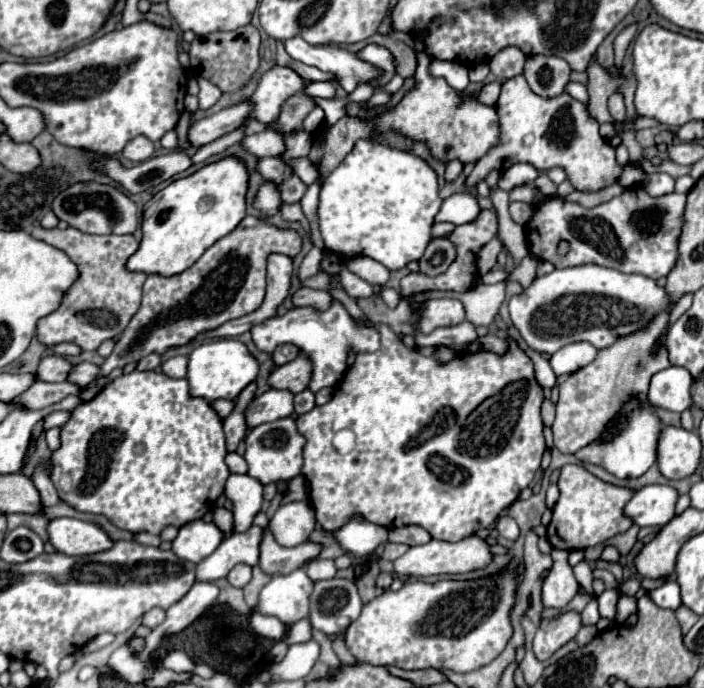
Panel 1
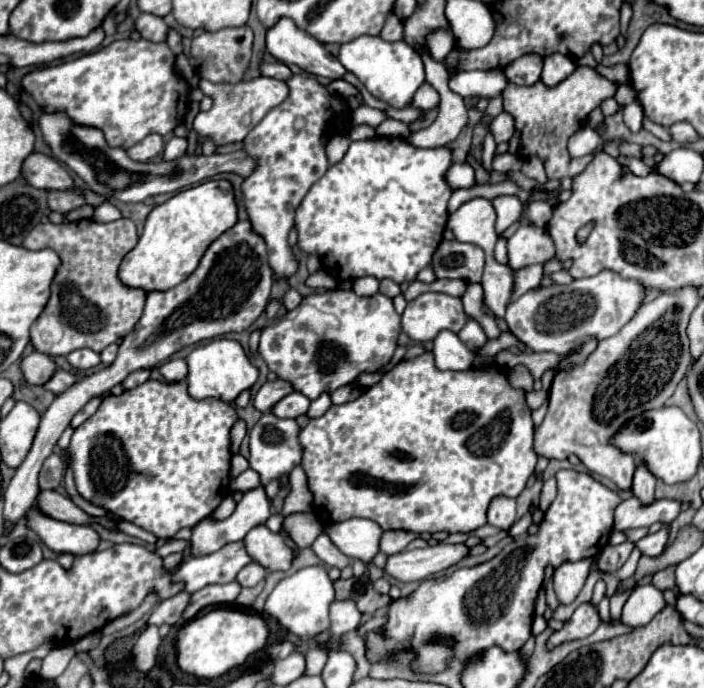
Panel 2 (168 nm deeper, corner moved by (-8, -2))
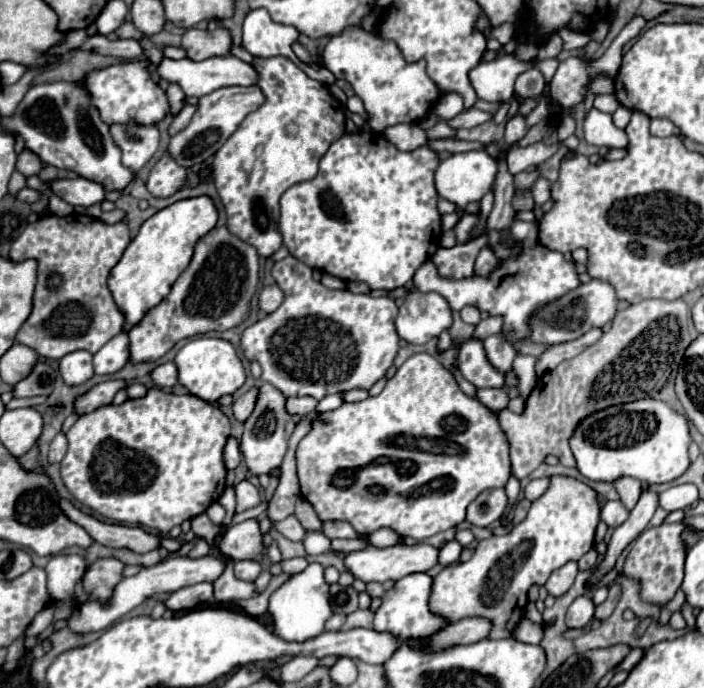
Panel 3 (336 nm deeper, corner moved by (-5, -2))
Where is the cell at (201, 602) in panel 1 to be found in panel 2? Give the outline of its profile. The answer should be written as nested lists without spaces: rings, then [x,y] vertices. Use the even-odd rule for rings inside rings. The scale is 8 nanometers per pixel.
[[[236,581],[226,583],[226,585],[208,585],[208,587],[190,595],[190,603],[184,609],[182,619],[190,621],[190,619],[196,617],[196,613],[200,609],[204,609],[208,605],[214,605],[214,603],[234,603],[238,593],[240,593],[240,585]]]

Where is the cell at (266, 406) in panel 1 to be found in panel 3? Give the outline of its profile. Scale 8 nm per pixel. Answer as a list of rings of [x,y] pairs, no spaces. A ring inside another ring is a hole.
[[[289,397],[287,399],[287,413],[291,413],[291,415],[307,415],[307,413],[311,413],[311,411],[315,411],[315,407],[317,407],[317,399],[313,399],[313,397]]]

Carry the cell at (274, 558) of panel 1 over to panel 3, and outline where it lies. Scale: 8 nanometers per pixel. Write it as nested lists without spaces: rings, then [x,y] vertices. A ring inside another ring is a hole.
[[[247,519],[217,535],[217,547],[221,549],[221,553],[233,557],[235,561],[261,557],[265,547],[257,519]]]

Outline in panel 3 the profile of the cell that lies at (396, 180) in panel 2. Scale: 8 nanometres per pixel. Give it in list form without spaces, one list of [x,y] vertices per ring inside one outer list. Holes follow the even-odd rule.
[[[359,129],[339,137],[319,161],[317,177],[289,187],[281,197],[279,233],[283,245],[301,263],[321,273],[335,275],[345,281],[363,281],[371,289],[393,291],[405,287],[415,271],[429,261],[439,249],[441,215],[437,211],[437,191],[433,171],[437,155],[429,147],[403,153],[391,145],[383,133]]]

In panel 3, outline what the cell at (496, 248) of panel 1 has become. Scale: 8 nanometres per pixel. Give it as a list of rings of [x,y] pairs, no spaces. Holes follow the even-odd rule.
[[[492,335],[483,341],[483,347],[485,347],[485,355],[487,355],[489,363],[493,363],[493,367],[497,367],[497,371],[507,373],[511,369],[511,363],[517,355],[511,343],[507,343],[500,335]]]

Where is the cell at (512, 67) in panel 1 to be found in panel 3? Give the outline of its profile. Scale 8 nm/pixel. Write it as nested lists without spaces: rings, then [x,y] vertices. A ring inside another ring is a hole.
[[[529,69],[521,73],[515,81],[515,97],[517,99],[531,99],[531,97],[541,97],[545,89],[545,79],[539,69]]]

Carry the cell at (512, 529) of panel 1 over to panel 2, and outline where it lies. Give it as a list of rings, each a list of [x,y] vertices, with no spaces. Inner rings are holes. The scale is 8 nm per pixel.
[[[496,497],[488,507],[488,523],[508,531],[516,521],[516,499]]]

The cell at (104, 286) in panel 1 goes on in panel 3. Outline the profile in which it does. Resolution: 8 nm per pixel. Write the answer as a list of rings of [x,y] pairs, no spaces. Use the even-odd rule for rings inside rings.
[[[71,213],[67,217],[45,215],[25,227],[13,241],[11,261],[37,261],[37,285],[33,309],[17,331],[15,341],[31,347],[41,357],[61,359],[71,351],[85,349],[97,353],[109,339],[123,331],[123,313],[117,309],[107,287],[109,271],[119,263],[131,243],[127,223],[105,225],[89,215]]]

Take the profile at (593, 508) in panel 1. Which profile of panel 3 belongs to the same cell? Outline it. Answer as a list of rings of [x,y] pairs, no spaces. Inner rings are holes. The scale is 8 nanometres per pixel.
[[[551,477],[551,487],[531,503],[527,517],[513,525],[513,529],[507,535],[501,537],[489,537],[481,539],[477,547],[473,549],[473,555],[465,563],[455,563],[445,567],[433,581],[431,591],[431,609],[445,617],[445,619],[465,619],[465,617],[485,617],[491,619],[493,629],[489,633],[489,639],[505,639],[511,637],[511,631],[515,625],[525,617],[527,607],[527,591],[531,585],[543,585],[547,577],[563,567],[567,561],[579,561],[595,543],[595,529],[599,523],[599,505],[597,505],[597,493],[587,487],[585,483],[573,479],[573,477]]]

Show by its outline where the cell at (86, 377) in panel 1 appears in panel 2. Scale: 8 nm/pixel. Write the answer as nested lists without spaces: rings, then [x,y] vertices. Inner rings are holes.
[[[58,369],[58,371],[54,373],[54,377],[52,377],[44,387],[46,387],[48,391],[60,395],[60,393],[64,393],[68,387],[72,387],[76,381],[78,381],[78,375],[76,375],[76,373],[68,373],[68,371],[64,371],[64,369]]]

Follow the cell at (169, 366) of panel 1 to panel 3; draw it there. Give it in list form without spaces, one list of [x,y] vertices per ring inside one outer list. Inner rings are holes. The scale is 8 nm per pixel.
[[[173,363],[157,365],[157,367],[151,371],[151,379],[153,379],[153,383],[155,383],[159,389],[173,387],[173,385],[177,383],[177,367],[175,367]]]

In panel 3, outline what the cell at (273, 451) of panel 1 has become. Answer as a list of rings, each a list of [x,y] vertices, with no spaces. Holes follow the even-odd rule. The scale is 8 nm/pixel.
[[[261,383],[259,385],[259,397],[255,403],[253,413],[245,421],[245,431],[239,441],[239,449],[243,453],[243,461],[249,467],[249,475],[261,475],[261,473],[271,473],[277,469],[283,461],[283,455],[287,451],[287,441],[295,429],[293,417],[285,411],[285,395],[277,391],[271,383]]]

